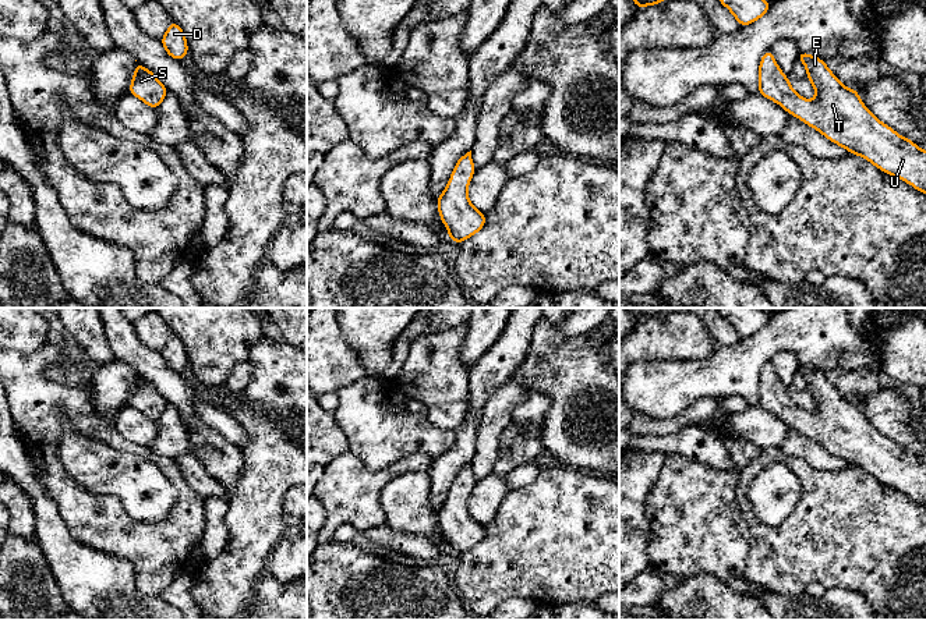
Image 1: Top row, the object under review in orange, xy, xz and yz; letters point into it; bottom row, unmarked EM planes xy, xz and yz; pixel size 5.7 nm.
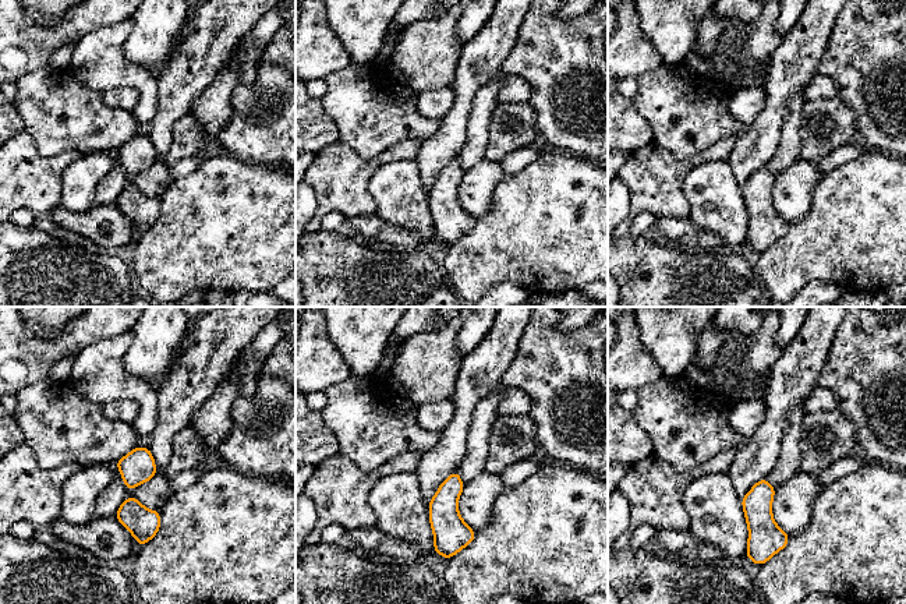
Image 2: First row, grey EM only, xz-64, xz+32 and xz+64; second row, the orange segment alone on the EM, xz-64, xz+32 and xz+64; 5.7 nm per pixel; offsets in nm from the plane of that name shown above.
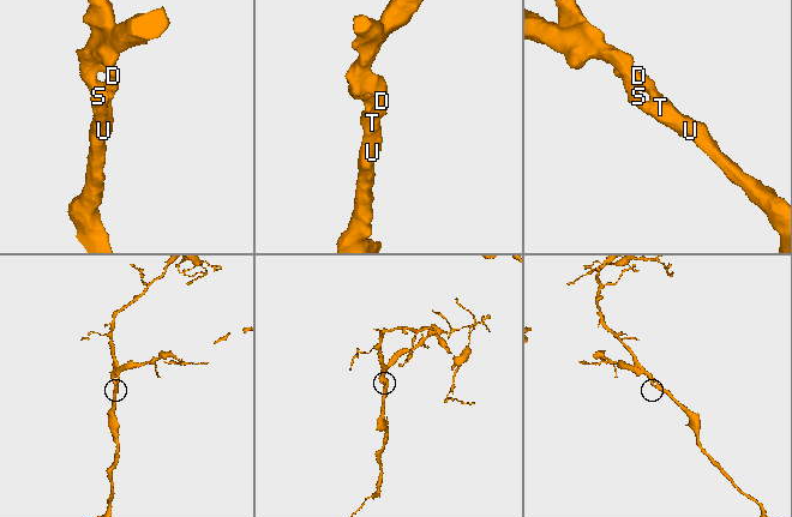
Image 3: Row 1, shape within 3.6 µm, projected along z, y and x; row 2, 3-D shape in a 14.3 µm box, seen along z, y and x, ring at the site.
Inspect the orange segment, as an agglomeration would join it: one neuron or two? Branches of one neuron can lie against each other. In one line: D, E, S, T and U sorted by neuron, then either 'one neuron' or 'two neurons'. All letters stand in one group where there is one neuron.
D E S T U; one neuron

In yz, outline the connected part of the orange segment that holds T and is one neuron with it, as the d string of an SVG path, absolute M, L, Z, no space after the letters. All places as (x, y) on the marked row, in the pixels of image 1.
M770 49L764 52L760 60L759 93L778 103L791 116L798 117L849 153L865 157L881 171L926 194L926 150L922 150L911 139L901 137L891 127L883 124L865 107L859 93L852 88L844 86L821 59L800 50L798 59L806 67L807 78L816 91L813 100L806 100L794 91Z

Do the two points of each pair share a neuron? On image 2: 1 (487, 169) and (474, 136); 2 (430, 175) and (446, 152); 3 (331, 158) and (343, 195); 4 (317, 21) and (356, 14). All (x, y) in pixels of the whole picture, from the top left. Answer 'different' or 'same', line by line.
1: different
2: same
3: same
4: different

